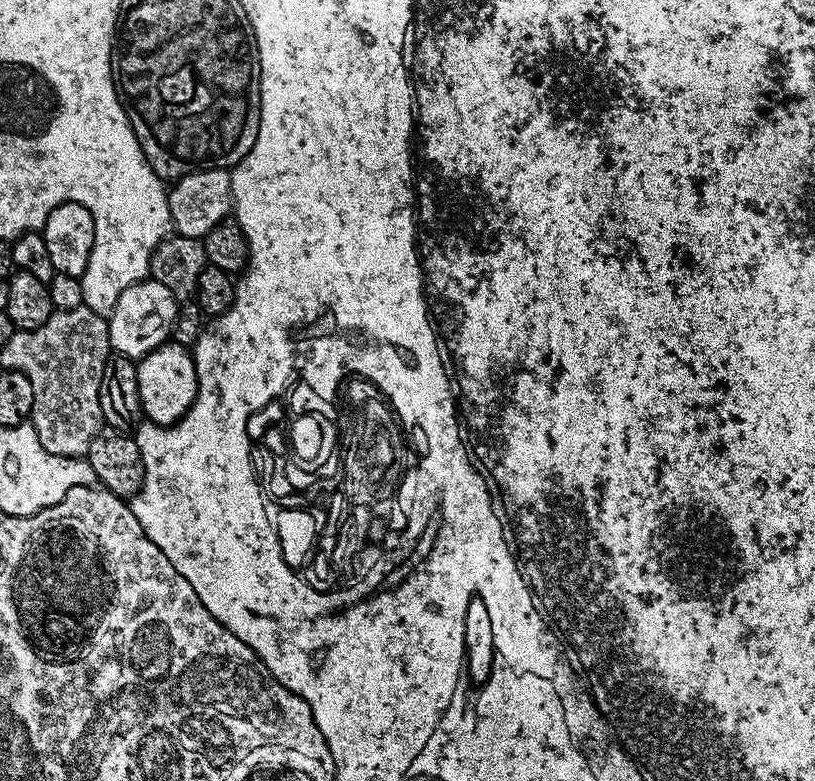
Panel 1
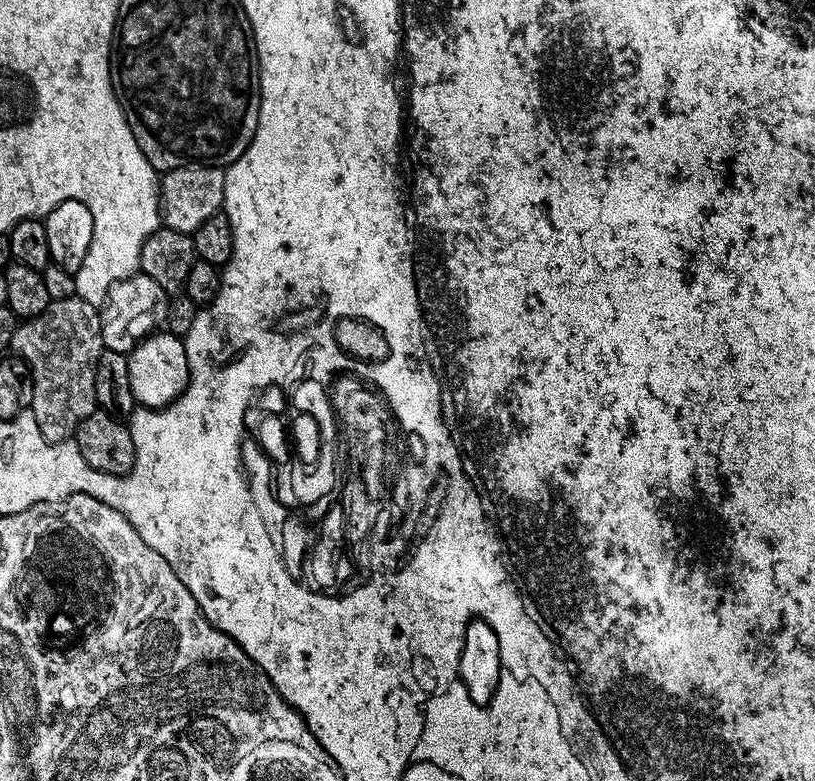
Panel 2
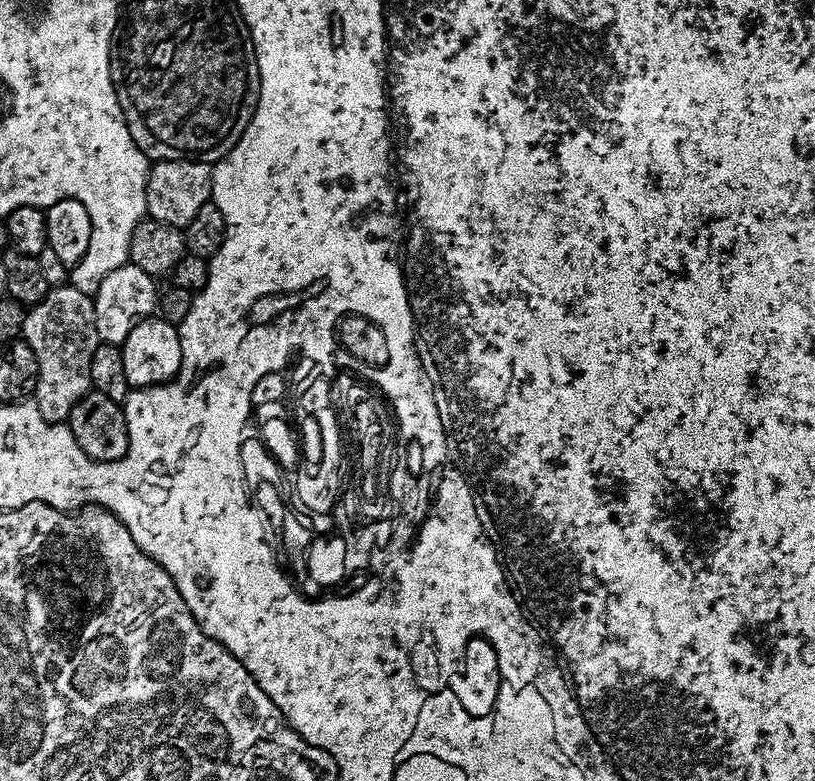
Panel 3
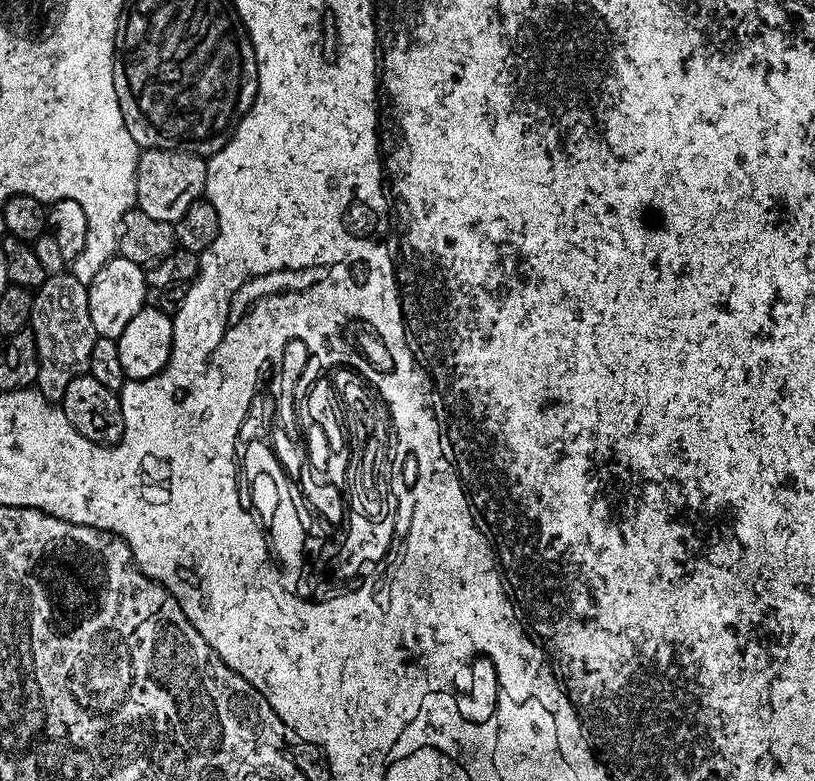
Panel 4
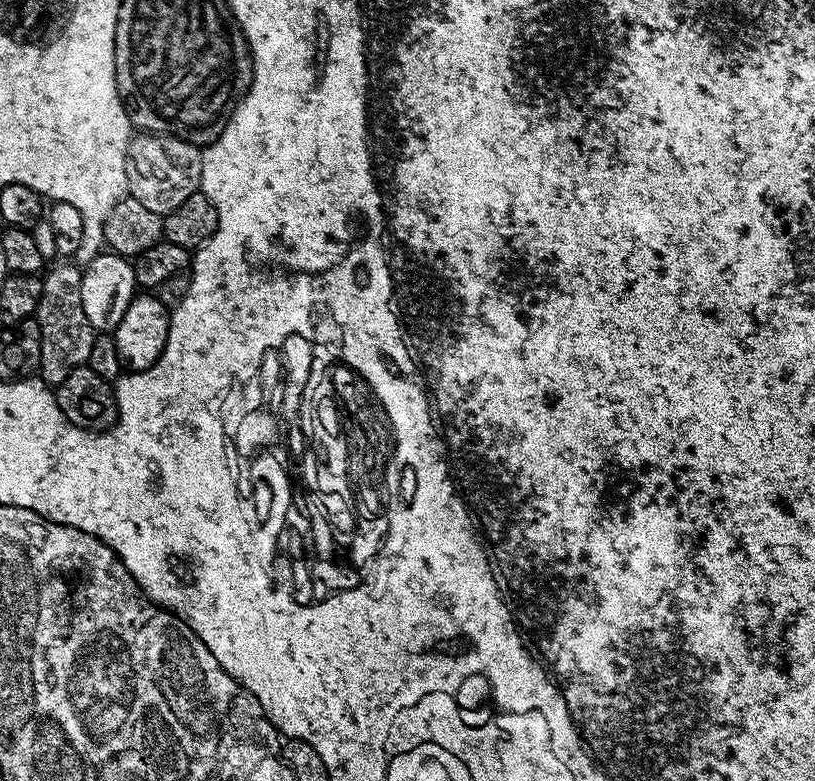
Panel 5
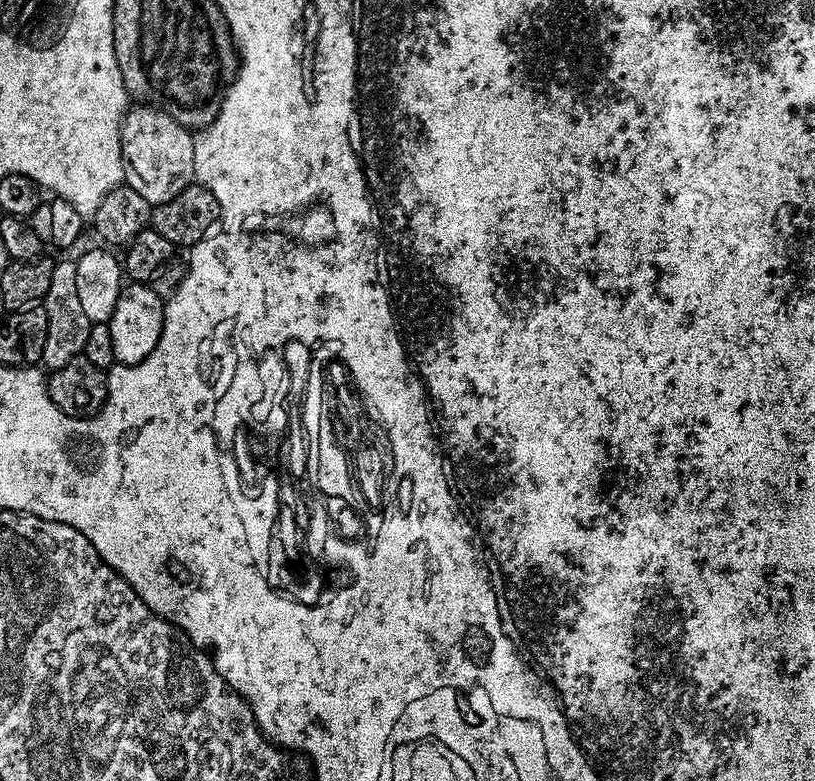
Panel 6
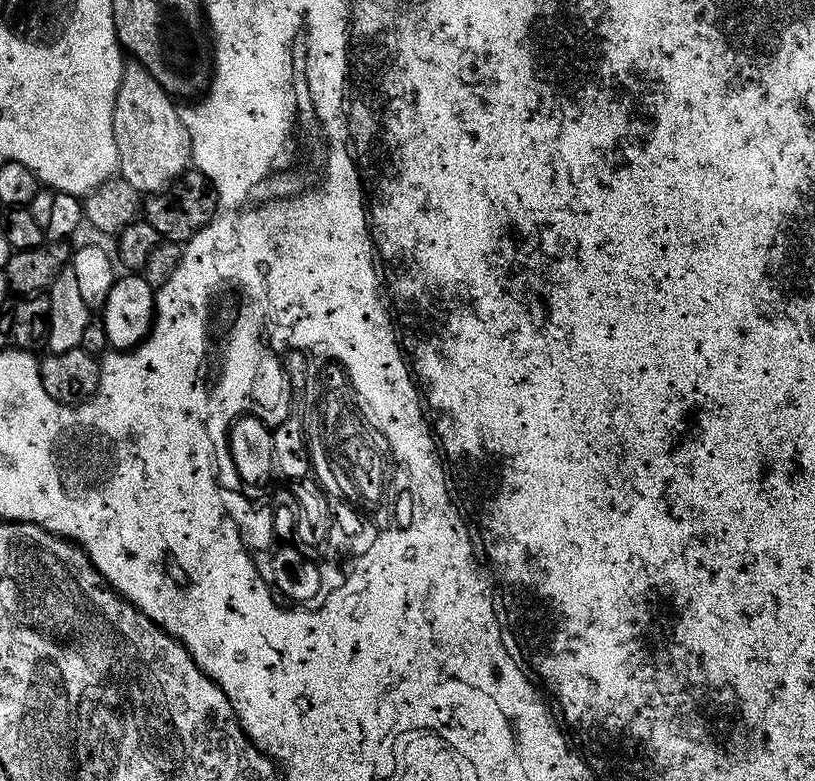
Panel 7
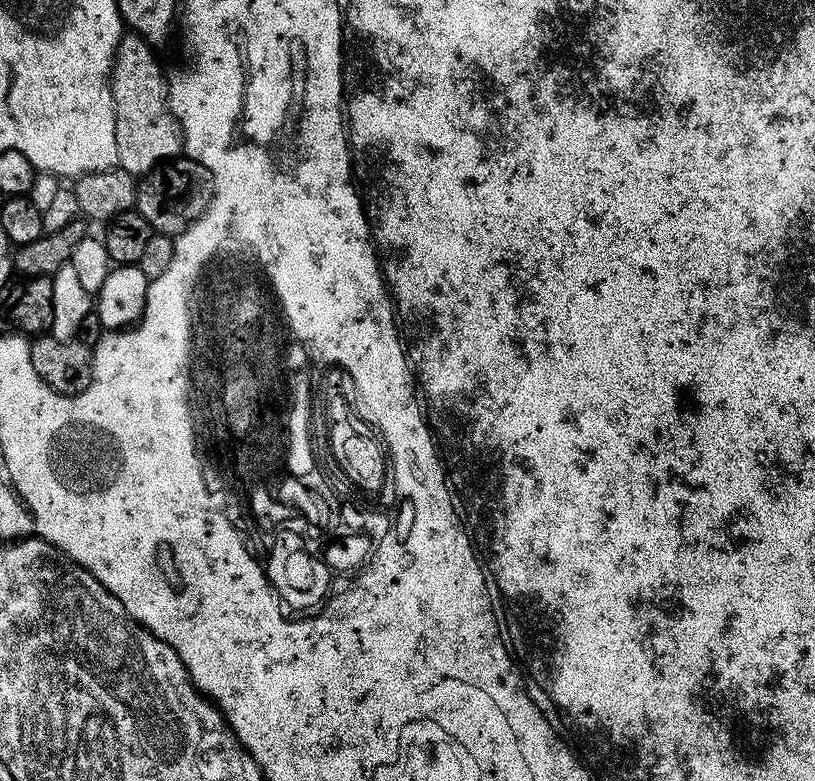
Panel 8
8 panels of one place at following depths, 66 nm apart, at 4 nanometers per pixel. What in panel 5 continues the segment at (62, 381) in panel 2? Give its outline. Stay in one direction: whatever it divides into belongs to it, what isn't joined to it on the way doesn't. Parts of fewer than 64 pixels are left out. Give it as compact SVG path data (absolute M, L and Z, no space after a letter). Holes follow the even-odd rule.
M56 262L43 273L42 298L36 307L34 319L42 330L42 354L39 379L49 386L61 384L70 370L87 365L90 346L94 346L97 333L93 332L82 311L81 269L72 262Z

